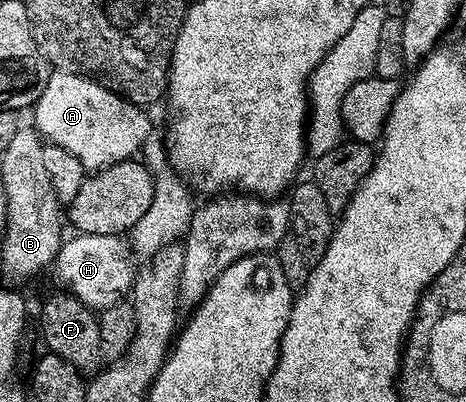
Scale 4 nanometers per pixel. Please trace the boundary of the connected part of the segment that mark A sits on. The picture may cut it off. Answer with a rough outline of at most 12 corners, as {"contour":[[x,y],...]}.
{"contour":[[57,69],[35,104],[41,139],[85,171],[135,159],[148,112]]}

